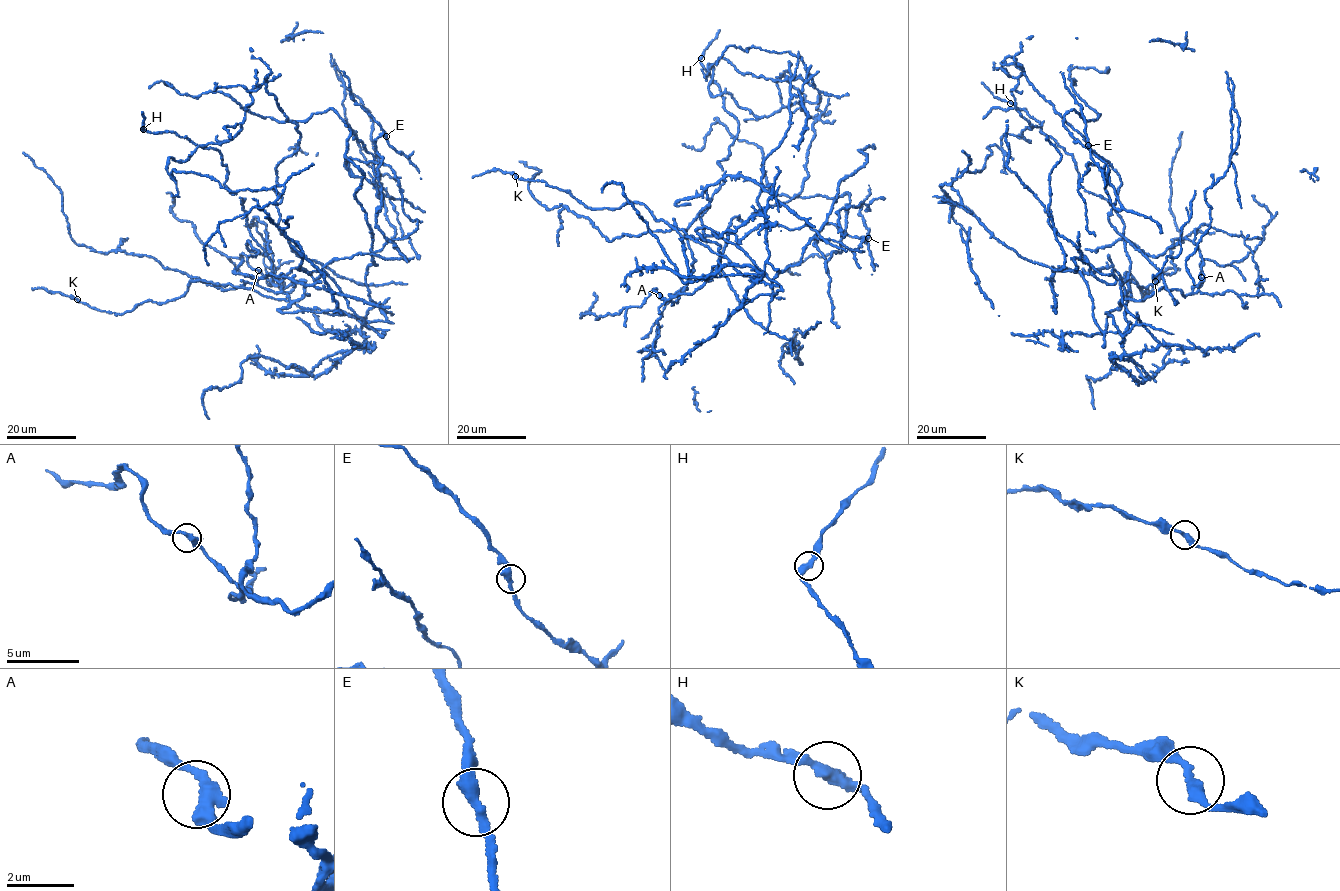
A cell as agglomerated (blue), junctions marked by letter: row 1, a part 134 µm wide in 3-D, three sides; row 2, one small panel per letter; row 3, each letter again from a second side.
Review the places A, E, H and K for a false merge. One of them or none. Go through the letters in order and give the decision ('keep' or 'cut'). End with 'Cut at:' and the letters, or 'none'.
A: keep
E: keep
H: keep
K: keep
Cut at: none

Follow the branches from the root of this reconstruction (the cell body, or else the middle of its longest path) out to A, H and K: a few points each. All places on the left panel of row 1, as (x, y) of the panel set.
A: (244, 211), (250, 235), (269, 259), (272, 275), (289, 301), (309, 295), (301, 281), (281, 288), (258, 270)
H: (244, 211), (244, 199), (224, 183), (227, 169), (218, 150), (202, 147), (173, 132), (143, 129)
K: (244, 211), (250, 235), (292, 301), (193, 280), (180, 297), (145, 301), (120, 314), (77, 299)

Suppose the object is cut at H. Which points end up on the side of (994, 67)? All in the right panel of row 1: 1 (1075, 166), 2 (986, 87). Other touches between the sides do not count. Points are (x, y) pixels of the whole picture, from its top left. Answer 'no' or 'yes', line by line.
1: no
2: no

